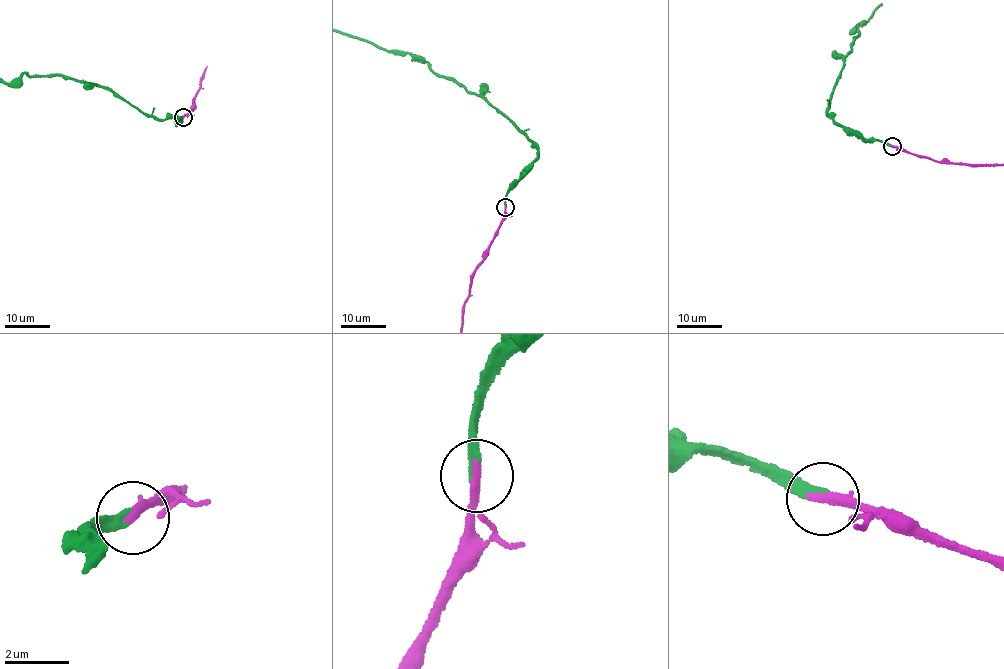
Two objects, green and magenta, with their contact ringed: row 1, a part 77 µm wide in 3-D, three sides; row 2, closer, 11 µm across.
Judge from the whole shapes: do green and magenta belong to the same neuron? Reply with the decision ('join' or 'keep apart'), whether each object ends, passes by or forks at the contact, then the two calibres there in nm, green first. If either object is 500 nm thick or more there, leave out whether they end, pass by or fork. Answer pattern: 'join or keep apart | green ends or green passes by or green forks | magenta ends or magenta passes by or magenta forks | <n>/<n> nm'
join | green ends | magenta ends | 280/320 nm

